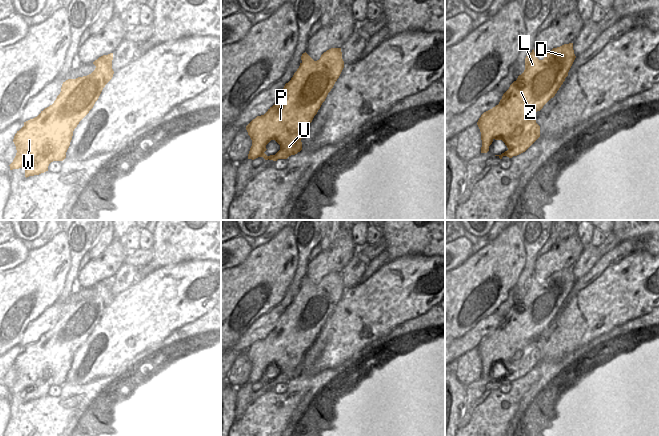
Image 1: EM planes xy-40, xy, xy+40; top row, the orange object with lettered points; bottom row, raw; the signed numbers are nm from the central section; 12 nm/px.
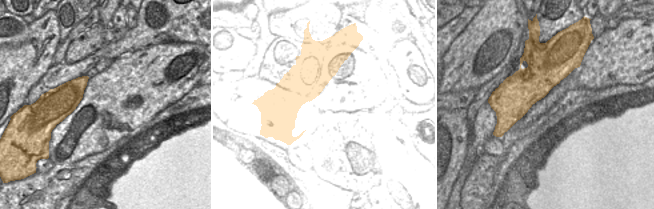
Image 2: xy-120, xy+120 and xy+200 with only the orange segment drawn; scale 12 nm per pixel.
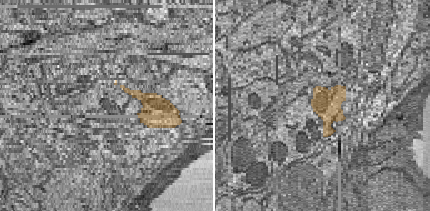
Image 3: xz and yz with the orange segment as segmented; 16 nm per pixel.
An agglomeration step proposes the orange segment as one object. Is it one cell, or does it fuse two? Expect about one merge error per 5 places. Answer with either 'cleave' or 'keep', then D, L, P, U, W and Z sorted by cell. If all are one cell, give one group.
keep; D L P U W Z

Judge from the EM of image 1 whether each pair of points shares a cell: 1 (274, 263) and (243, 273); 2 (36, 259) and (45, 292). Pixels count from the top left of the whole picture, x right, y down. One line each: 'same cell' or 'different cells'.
1: same cell
2: same cell

